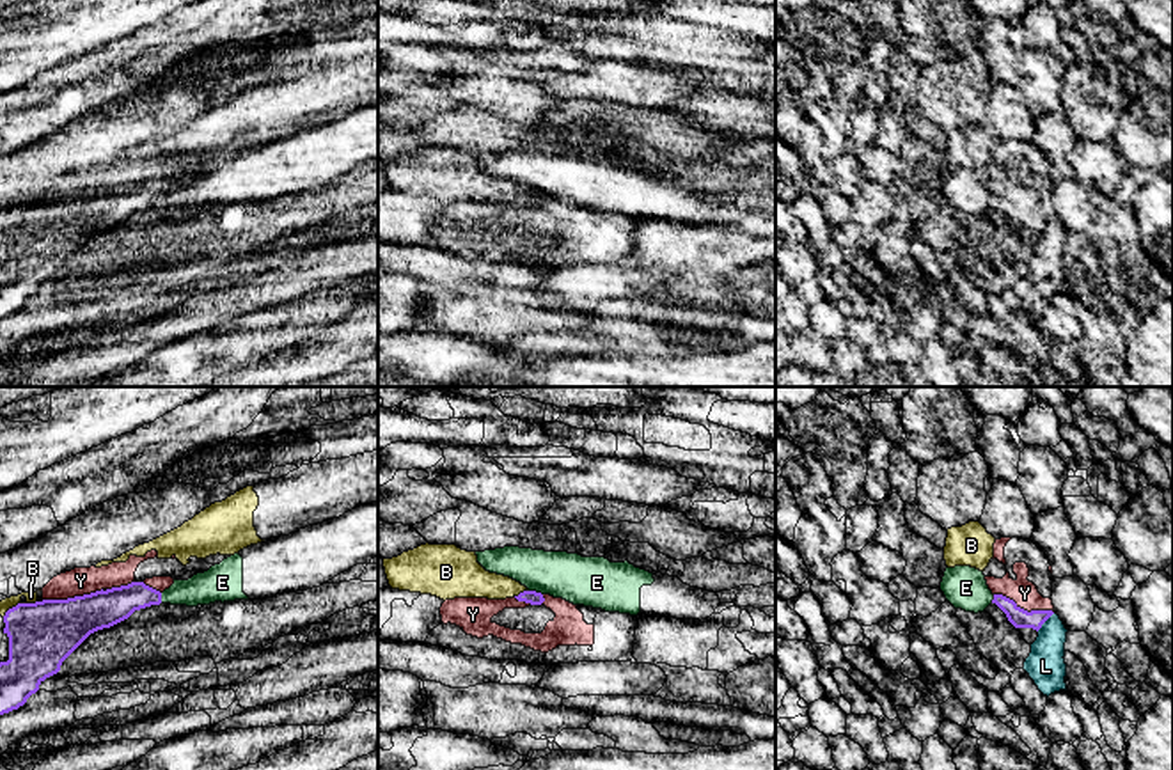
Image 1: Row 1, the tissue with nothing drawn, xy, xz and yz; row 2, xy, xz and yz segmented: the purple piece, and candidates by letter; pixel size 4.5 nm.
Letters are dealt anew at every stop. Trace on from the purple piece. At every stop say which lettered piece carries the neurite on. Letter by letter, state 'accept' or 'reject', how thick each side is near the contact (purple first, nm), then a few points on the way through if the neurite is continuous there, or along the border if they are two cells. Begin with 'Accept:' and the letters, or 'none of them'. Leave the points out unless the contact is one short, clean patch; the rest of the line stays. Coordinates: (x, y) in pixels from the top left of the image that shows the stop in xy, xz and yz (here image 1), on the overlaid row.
Accept: Y
B: reject | 300/50 nm
E: reject | 60/220 nm
L: reject | 90/180 nm
Y: accept | 90/120 nm

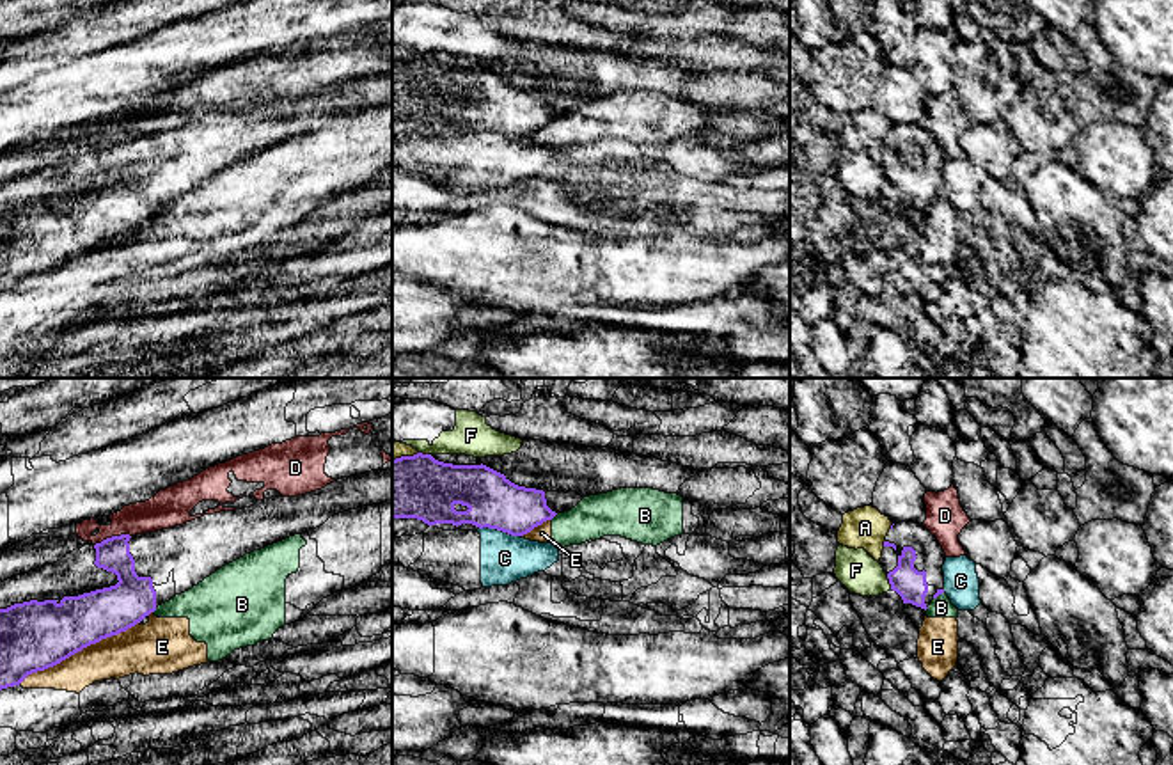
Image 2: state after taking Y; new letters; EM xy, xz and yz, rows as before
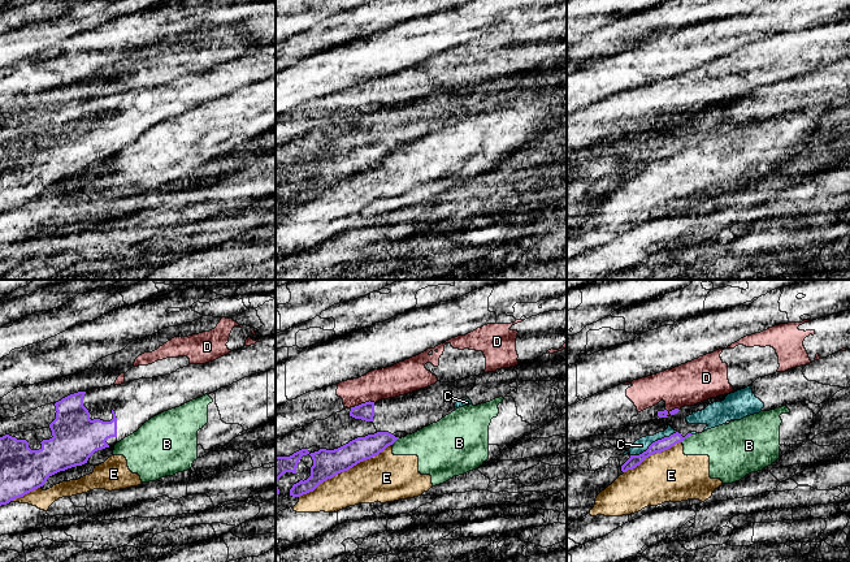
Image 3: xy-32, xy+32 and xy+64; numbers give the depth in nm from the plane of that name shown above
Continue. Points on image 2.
Accept: none of them
A: reject | 280/90 nm
B: reject | 220/190 nm | along xz (558, 513), (551, 519)
C: reject | 240/220 nm | along xz (480, 528), (495, 528), (519, 536)
D: reject | 160/160 nm | along xy (130, 535), (112, 535), (94, 545)
E: reject | 320/200 nm
F: reject | 140/180 nm | along yz (886, 574), (893, 590)

